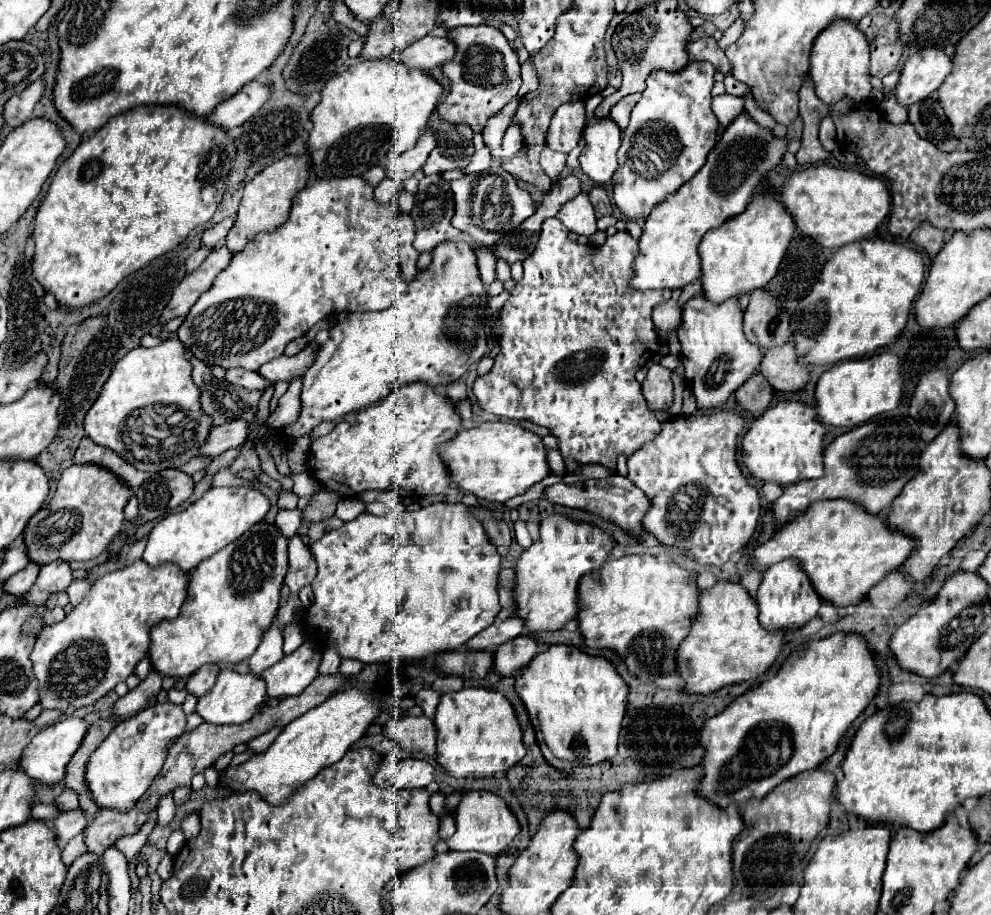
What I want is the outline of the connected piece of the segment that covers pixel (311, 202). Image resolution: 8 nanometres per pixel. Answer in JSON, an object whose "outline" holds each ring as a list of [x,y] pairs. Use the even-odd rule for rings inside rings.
{"outline":[[[360,176],[314,180],[302,188],[292,200],[290,218],[278,232],[260,234],[242,252],[234,254],[230,264],[216,276],[212,288],[190,308],[178,328],[178,338],[184,348],[208,366],[258,370],[268,360],[280,356],[290,340],[306,334],[332,312],[368,312],[392,306],[408,292],[408,284],[418,274],[418,252],[412,246],[416,228],[414,220],[402,214],[394,202],[380,204],[372,192],[374,188]],[[388,262],[394,262],[392,274],[388,274],[392,270]]]}

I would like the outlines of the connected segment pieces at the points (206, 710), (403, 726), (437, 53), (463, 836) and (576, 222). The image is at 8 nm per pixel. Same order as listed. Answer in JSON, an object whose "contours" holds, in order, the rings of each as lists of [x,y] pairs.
{"contours":[[[[222,670],[218,674],[218,680],[208,692],[208,696],[202,696],[196,704],[196,714],[202,716],[208,724],[242,724],[248,722],[266,702],[268,694],[264,688],[264,680],[260,680],[254,674],[236,674],[234,670]]],[[[426,716],[392,717],[383,725],[382,733],[390,736],[400,750],[409,754],[436,754],[436,727]]],[[[426,36],[422,40],[418,40],[416,44],[394,52],[392,60],[396,60],[398,64],[406,64],[408,68],[418,68],[422,72],[428,72],[436,66],[446,64],[448,60],[452,60],[454,56],[454,44],[448,38],[432,38]]],[[[466,792],[460,800],[460,808],[454,810],[456,832],[448,838],[450,852],[486,852],[490,856],[498,856],[520,832],[516,816],[506,808],[504,800],[492,792]]],[[[580,192],[574,200],[570,200],[570,204],[564,204],[564,208],[556,214],[556,218],[574,234],[592,236],[598,230],[594,208],[588,200],[588,194],[584,192]]]]}

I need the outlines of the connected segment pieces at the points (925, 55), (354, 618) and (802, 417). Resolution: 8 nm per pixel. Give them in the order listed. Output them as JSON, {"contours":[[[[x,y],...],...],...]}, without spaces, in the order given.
{"contours":[[[[924,48],[912,54],[906,60],[900,72],[900,80],[894,88],[896,102],[910,106],[928,98],[934,90],[940,88],[950,70],[952,58],[946,56],[940,48]]],[[[436,502],[432,506],[418,510],[418,512],[402,512],[400,516],[374,516],[374,514],[362,512],[358,518],[354,518],[352,522],[346,522],[342,528],[330,530],[322,540],[312,544],[310,550],[316,558],[316,562],[318,562],[318,576],[312,582],[314,602],[302,618],[302,628],[304,628],[306,636],[318,640],[322,646],[324,646],[324,642],[328,644],[328,640],[330,640],[336,646],[340,658],[356,658],[362,664],[385,663],[398,669],[400,663],[403,662],[417,662],[424,660],[430,654],[450,652],[450,650],[462,648],[472,636],[476,636],[478,632],[488,628],[494,622],[496,614],[500,612],[498,592],[496,592],[498,570],[500,570],[500,554],[496,552],[496,546],[486,538],[482,524],[470,514],[468,506],[464,506],[464,504]]],[[[778,402],[776,406],[768,408],[760,418],[756,418],[744,434],[740,444],[742,462],[754,478],[762,482],[776,482],[780,486],[822,476],[824,434],[826,430],[816,420],[812,406],[806,406],[802,402]]]]}

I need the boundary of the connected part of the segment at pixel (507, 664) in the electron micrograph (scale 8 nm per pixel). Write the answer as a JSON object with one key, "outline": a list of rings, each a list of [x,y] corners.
{"outline":[[[518,636],[494,652],[494,670],[502,676],[514,676],[524,670],[530,660],[540,652],[540,644],[530,636]]]}

